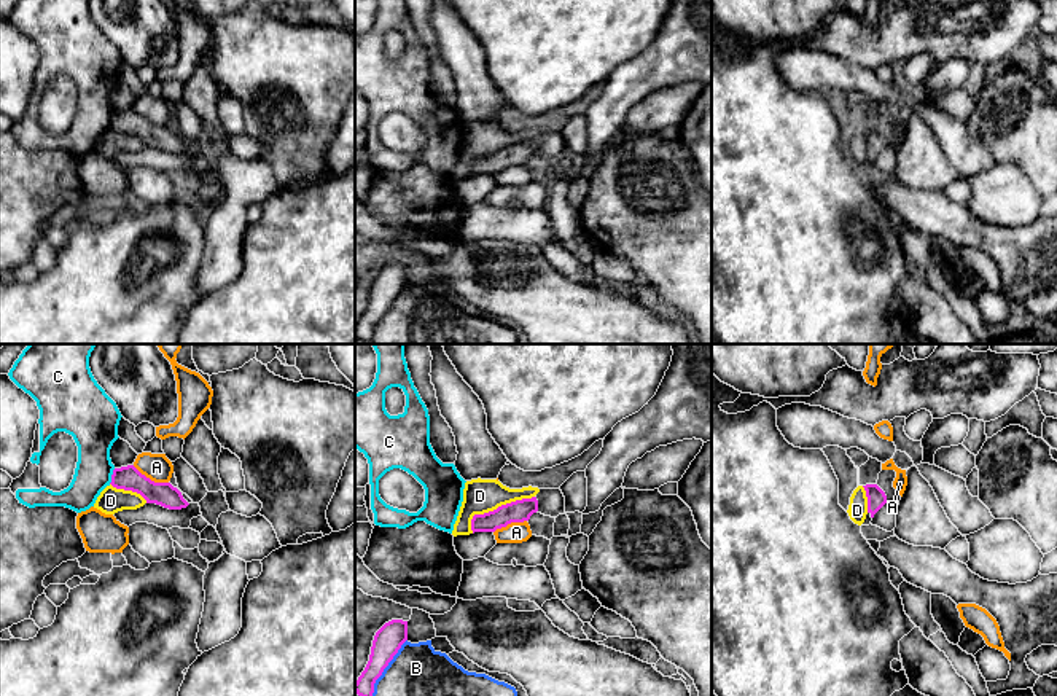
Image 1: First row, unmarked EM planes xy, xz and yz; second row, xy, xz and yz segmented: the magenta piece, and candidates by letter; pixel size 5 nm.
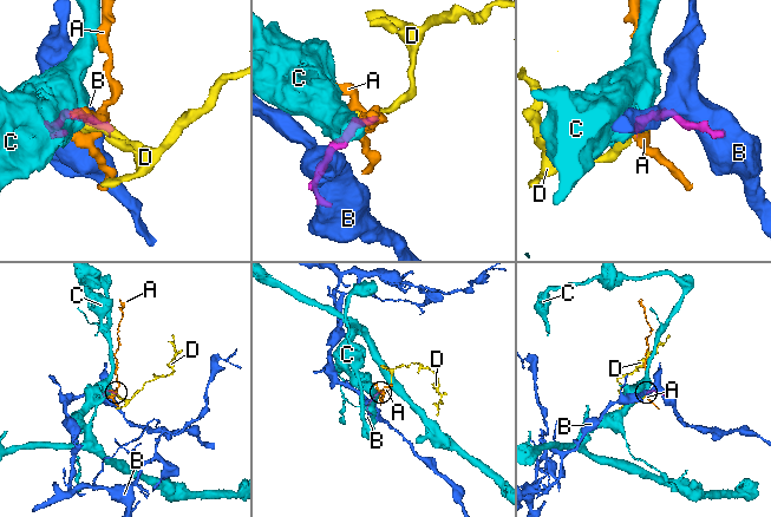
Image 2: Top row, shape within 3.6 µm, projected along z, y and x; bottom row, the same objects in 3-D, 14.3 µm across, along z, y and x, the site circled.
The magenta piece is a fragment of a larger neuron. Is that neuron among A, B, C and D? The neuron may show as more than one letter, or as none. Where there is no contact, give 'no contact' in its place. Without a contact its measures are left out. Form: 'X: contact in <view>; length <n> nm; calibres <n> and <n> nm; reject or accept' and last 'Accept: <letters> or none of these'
A: contact in xy; length 200 nm; calibres 120 and 140 nm; reject
B: contact in xz; length 340 nm; calibres 140 and 260 nm; reject
C: contact in xy; length 90 nm; calibres 120 and 220 nm; reject
D: contact in xz; length 380 nm; calibres 110 and 180 nm; reject
Accept: none of these

